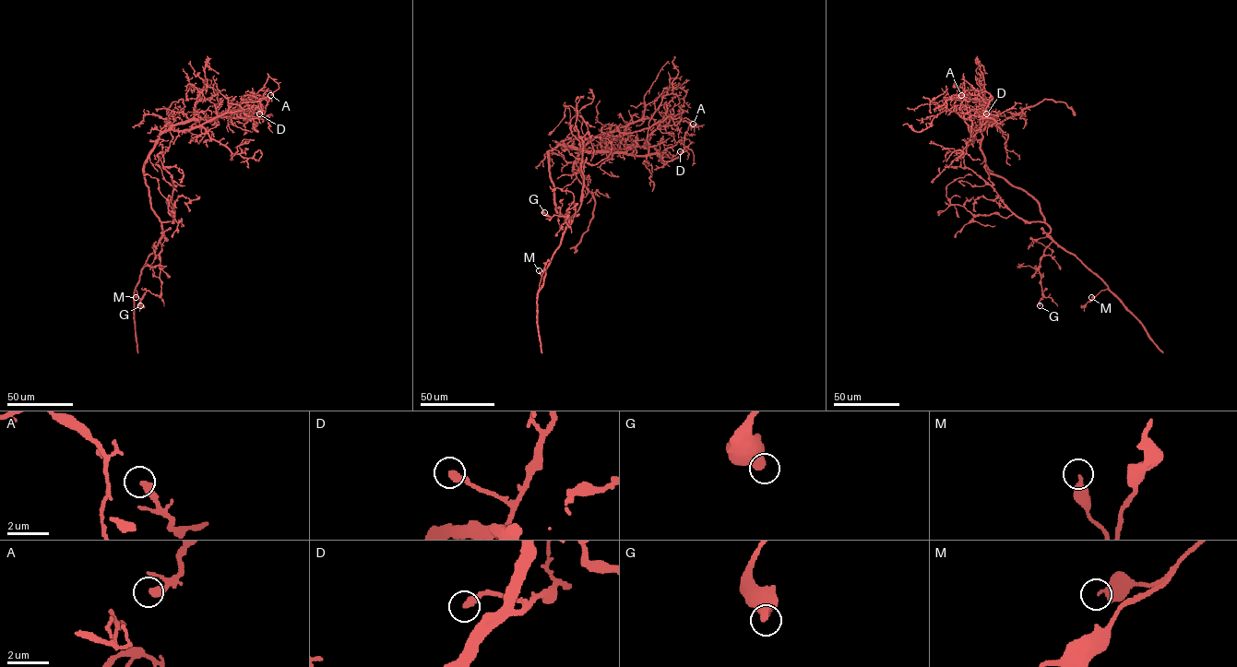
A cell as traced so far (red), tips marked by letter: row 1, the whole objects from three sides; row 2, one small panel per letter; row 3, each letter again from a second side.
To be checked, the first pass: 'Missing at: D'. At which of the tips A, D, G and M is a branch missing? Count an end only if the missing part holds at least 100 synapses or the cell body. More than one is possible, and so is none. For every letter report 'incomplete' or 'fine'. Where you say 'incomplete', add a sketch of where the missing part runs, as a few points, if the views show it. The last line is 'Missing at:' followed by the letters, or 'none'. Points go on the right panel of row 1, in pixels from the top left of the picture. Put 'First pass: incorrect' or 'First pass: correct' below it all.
A: fine
D: fine
G: fine
M: fine
Missing at: none
First pass: incorrect

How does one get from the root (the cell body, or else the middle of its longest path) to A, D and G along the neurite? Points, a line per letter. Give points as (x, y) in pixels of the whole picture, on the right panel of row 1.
A: (1009, 184), (987, 170), (981, 148), (981, 131), (990, 117), (987, 101), (963, 77), (964, 92), (961, 95)
D: (1009, 184), (987, 170), (981, 148), (981, 131), (988, 116), (994, 120), (987, 118), (986, 113)
G: (1009, 184), (1037, 201), (1050, 229), (1052, 242), (1039, 269), (1043, 291), (1040, 305)

